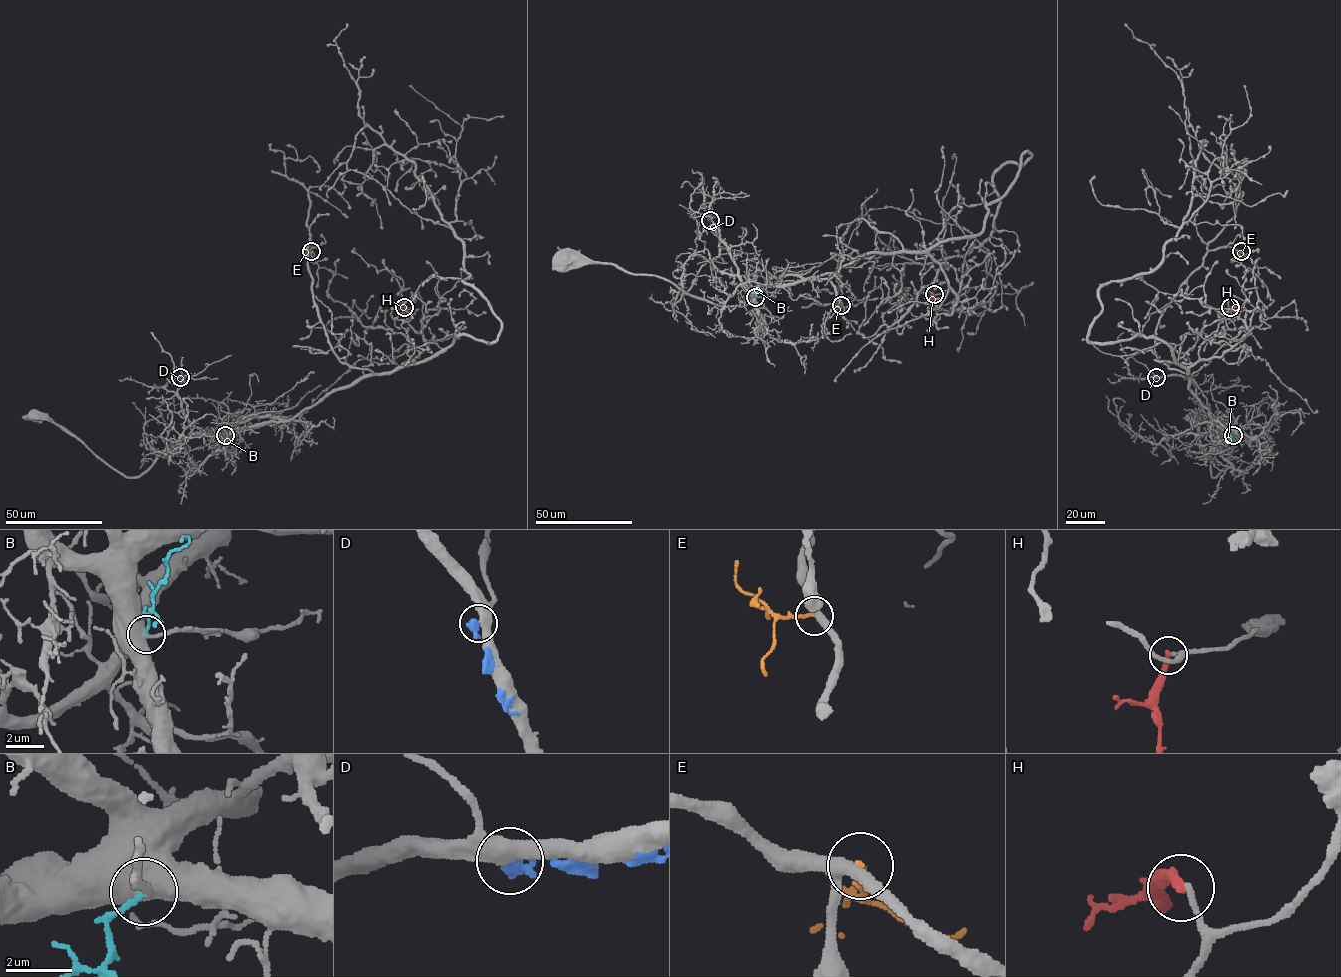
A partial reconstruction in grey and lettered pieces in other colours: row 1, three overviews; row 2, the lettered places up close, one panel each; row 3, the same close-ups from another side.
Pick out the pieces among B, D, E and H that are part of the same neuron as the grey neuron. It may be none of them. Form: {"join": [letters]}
{"join": ["B"]}

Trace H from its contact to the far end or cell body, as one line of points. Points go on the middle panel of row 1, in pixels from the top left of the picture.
H: (934, 294), (934, 307)

